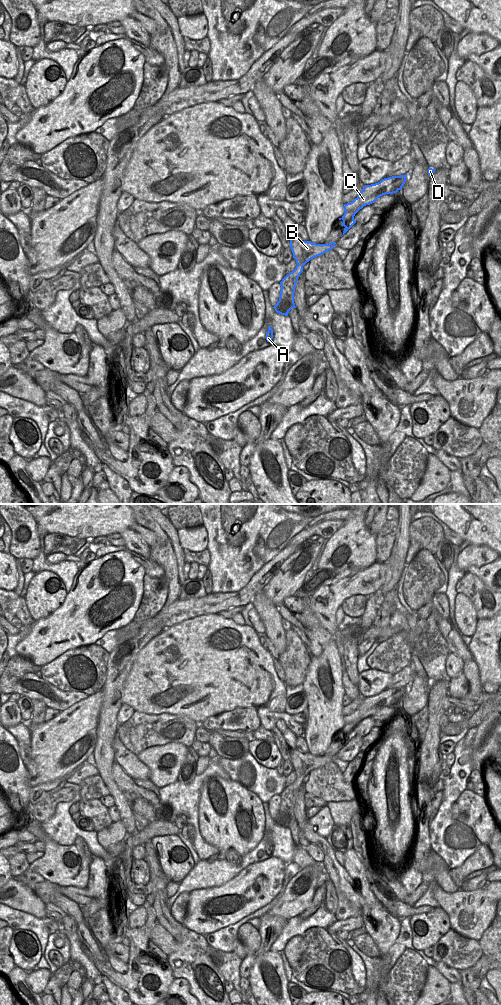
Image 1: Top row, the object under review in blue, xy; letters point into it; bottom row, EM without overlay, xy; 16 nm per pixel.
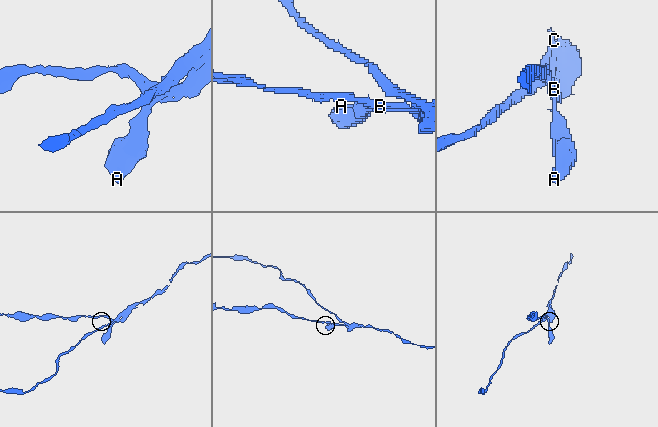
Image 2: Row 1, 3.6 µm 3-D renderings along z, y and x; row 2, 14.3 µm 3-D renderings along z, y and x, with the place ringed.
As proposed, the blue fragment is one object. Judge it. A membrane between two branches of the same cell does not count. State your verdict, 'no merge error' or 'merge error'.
merge error

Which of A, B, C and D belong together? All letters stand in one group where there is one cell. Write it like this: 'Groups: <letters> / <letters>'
Groups: A B / C D.

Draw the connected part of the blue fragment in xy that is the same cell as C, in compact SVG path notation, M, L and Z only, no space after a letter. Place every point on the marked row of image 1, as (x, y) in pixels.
M407 174L392 176L384 178L378 183L365 185L357 198L350 203L344 204L344 211L357 213L364 206L374 203L377 197L397 193L406 182L406 177Z

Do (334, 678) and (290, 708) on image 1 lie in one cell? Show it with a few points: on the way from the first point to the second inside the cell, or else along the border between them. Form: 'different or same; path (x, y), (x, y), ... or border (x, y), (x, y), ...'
different; border (303, 690), (306, 696), (307, 707)

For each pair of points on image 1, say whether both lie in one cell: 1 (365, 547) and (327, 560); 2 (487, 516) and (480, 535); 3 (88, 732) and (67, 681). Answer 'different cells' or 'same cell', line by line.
1: same cell
2: same cell
3: different cells

